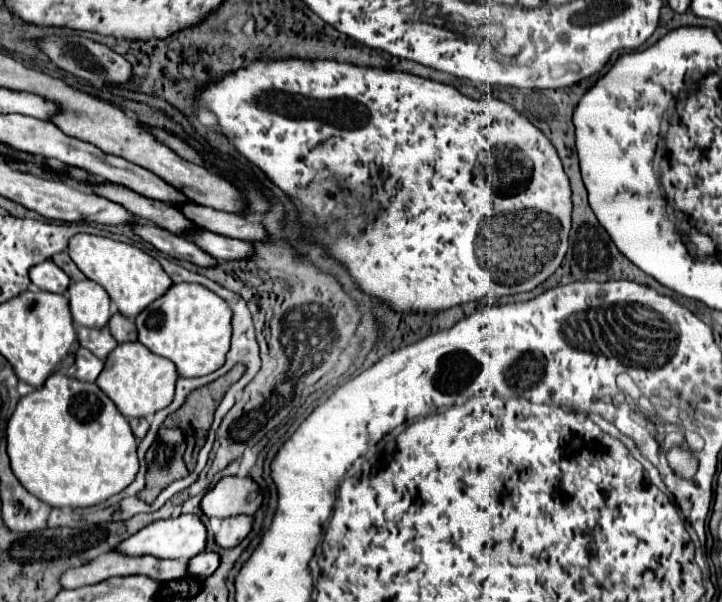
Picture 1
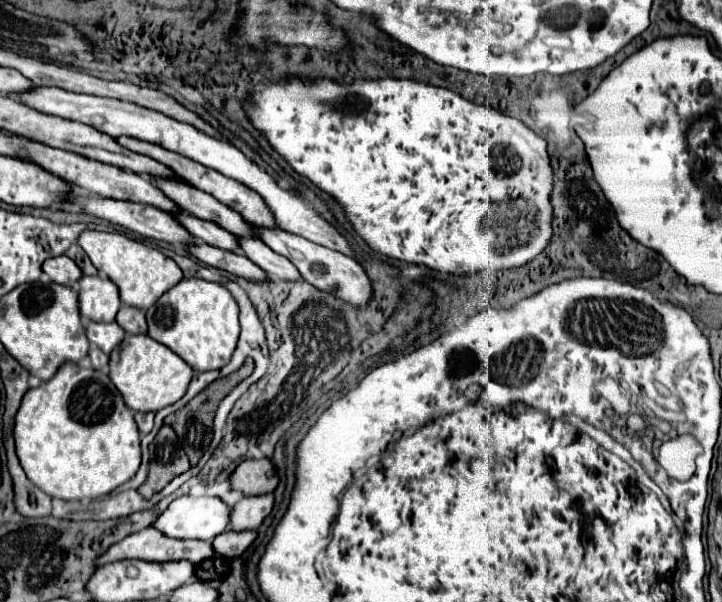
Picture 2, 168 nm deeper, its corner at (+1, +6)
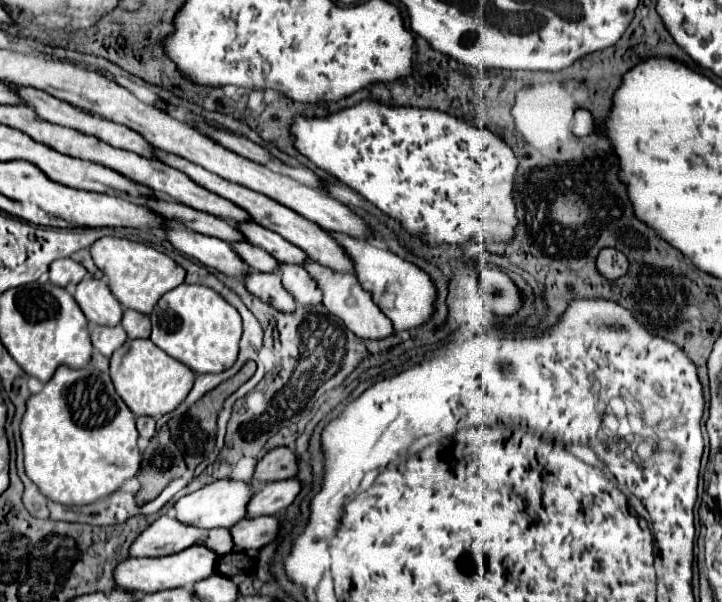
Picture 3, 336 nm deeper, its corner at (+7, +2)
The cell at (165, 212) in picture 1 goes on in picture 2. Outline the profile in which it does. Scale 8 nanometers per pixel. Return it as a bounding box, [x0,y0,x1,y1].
[170,212,236,252]

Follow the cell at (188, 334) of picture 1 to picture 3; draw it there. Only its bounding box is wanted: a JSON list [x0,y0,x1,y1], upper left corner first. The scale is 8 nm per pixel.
[150,284,242,374]

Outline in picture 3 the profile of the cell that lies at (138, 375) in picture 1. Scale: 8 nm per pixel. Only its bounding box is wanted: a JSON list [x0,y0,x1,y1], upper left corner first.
[110,340,196,418]

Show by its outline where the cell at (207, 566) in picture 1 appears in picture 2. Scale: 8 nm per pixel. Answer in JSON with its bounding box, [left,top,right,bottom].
[212,530,256,558]

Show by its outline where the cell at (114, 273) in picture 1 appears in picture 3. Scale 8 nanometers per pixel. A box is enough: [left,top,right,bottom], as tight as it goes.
[90,236,186,314]

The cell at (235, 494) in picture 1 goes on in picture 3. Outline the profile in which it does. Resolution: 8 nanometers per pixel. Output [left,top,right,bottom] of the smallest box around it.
[254,446,298,480]

